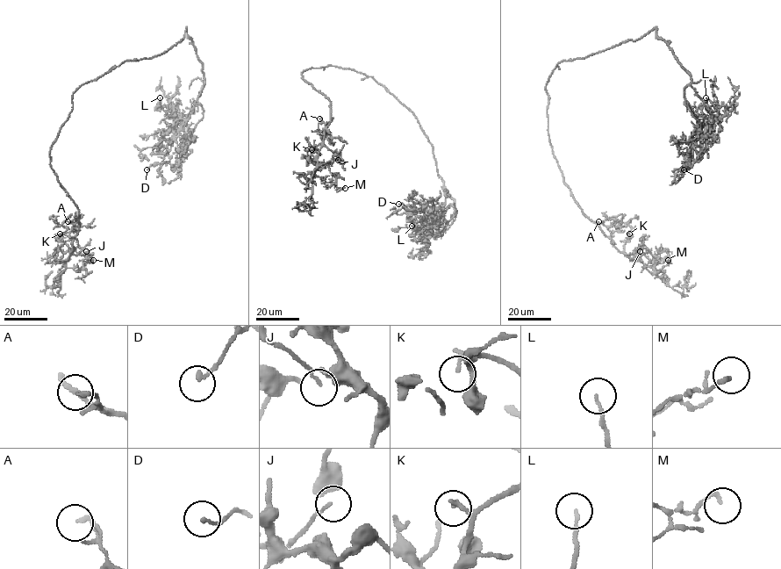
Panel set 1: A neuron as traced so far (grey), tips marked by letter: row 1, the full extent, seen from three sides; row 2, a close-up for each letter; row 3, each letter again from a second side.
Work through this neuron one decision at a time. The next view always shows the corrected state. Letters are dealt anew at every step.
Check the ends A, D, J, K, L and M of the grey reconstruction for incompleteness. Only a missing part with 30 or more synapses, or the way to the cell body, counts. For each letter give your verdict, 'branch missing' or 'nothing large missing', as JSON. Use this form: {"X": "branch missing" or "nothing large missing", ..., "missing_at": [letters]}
{"A": "nothing large missing", "D": "nothing large missing", "J": "nothing large missing", "K": "nothing large missing", "L": "nothing large missing", "M": "nothing large missing", "missing_at": []}

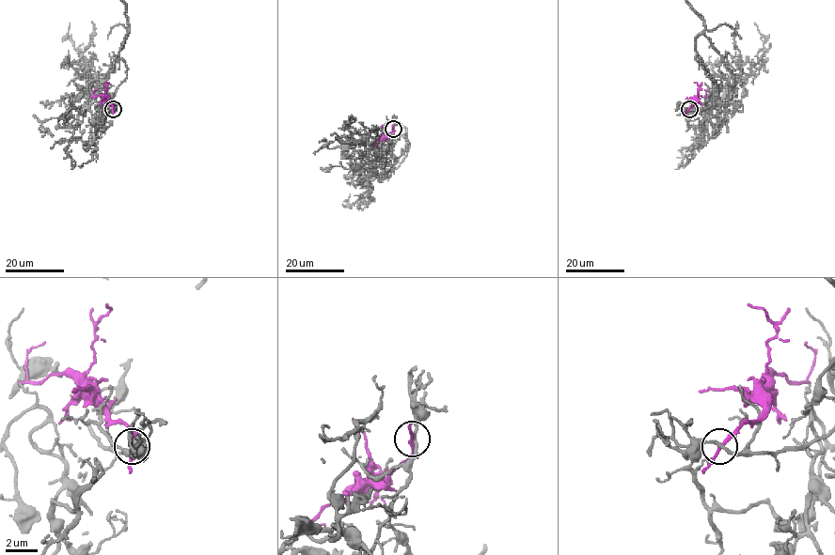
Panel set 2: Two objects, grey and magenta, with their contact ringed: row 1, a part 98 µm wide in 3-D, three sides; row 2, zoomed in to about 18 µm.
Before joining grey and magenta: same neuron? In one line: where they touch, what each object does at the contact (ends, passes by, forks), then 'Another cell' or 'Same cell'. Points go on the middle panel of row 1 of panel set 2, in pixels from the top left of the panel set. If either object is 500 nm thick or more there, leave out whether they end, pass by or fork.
Place: (393, 129). At the ring grey passes by. At the ring magenta passes by. Another cell

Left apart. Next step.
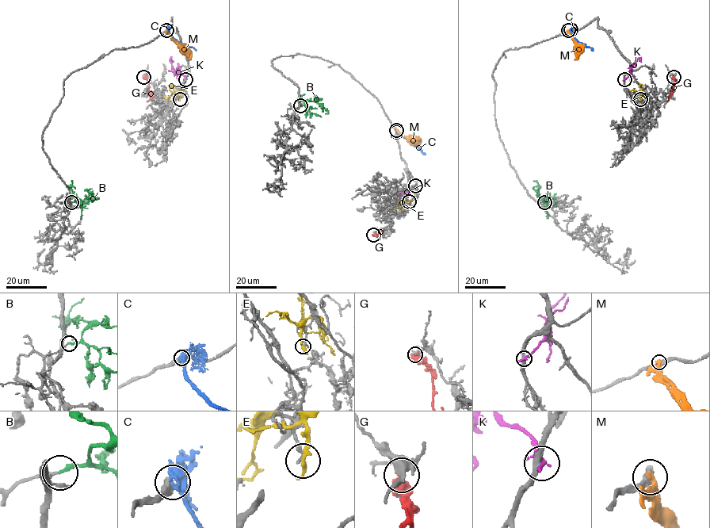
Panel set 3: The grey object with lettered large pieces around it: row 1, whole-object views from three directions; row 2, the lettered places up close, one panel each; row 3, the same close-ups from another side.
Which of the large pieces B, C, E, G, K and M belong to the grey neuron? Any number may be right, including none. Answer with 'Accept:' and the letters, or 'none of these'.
Accept: B

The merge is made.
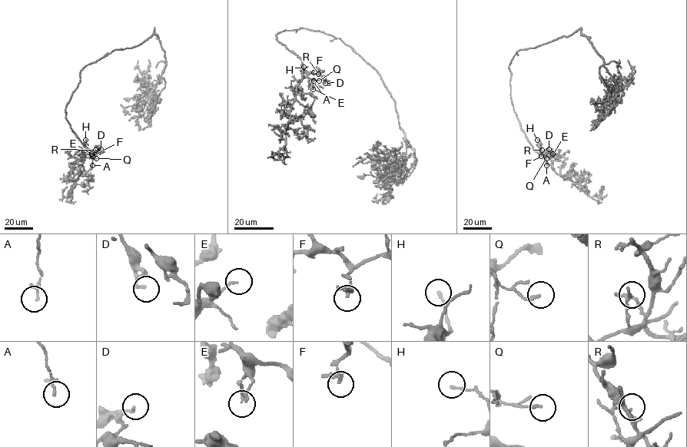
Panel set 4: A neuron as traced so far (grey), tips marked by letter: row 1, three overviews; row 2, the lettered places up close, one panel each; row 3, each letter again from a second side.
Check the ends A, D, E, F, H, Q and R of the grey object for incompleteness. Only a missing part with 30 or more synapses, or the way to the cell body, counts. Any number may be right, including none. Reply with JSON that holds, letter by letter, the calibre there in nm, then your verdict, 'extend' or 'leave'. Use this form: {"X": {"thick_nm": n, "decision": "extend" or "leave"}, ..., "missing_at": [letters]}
{"A": {"thick_nm": 100, "decision": "leave"}, "D": {"thick_nm": 130, "decision": "leave"}, "E": {"thick_nm": 110, "decision": "leave"}, "F": {"thick_nm": 180, "decision": "leave"}, "H": {"thick_nm": 110, "decision": "leave"}, "Q": {"thick_nm": 160, "decision": "leave"}, "R": {"thick_nm": 130, "decision": "leave"}, "missing_at": []}

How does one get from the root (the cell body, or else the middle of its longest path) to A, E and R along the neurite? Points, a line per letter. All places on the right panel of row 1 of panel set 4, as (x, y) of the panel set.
A: (514, 55), (509, 65), (514, 111), (532, 148), (548, 163), (551, 164), (552, 160), (544, 153), (546, 165)
E: (514, 55), (509, 65), (514, 111), (532, 148), (549, 164), (552, 160), (544, 153), (552, 153)
R: (514, 55), (509, 65), (514, 111), (532, 148), (551, 164), (552, 160), (542, 153), (542, 150)

